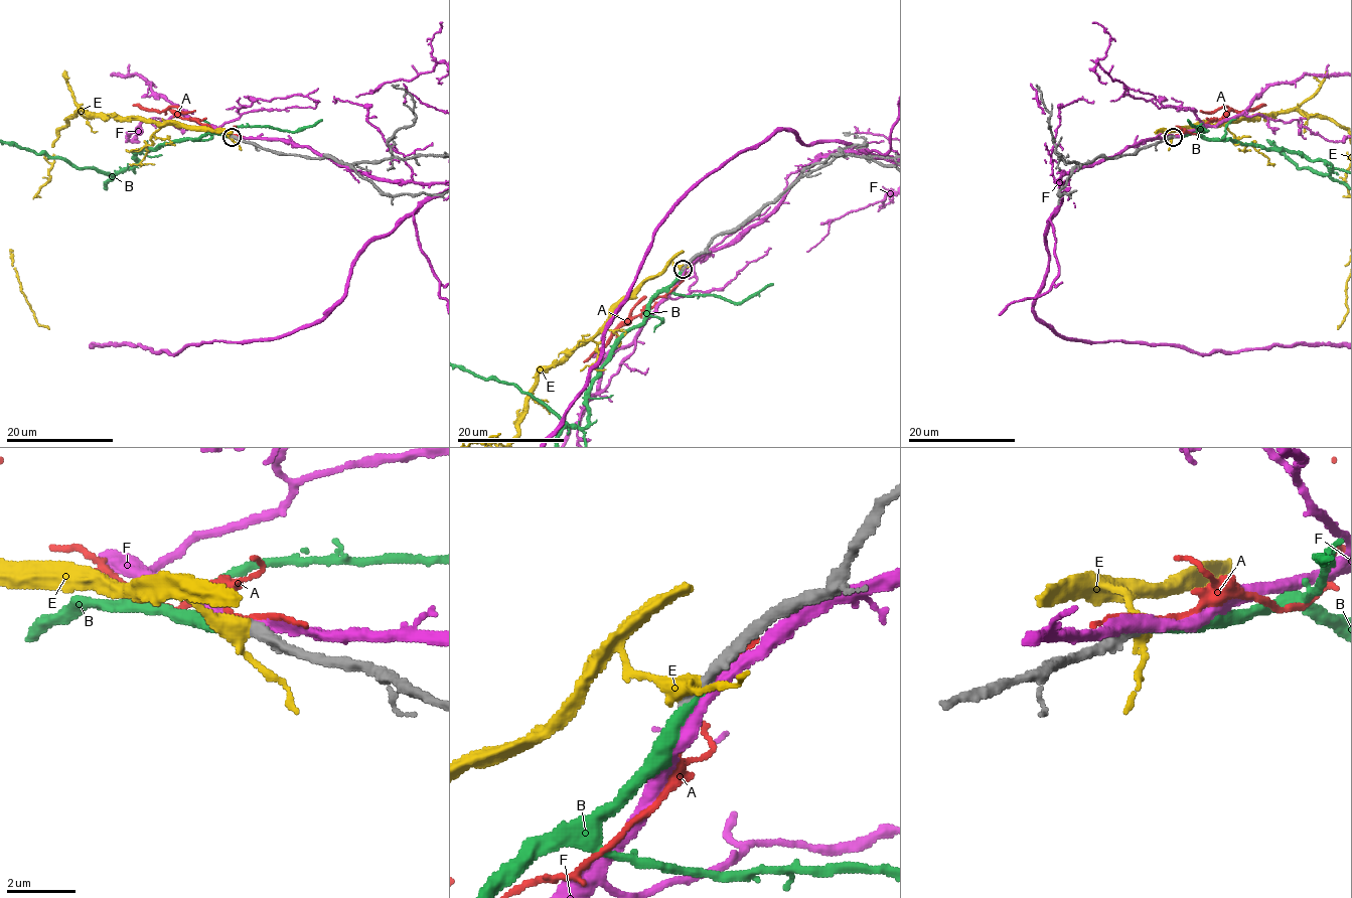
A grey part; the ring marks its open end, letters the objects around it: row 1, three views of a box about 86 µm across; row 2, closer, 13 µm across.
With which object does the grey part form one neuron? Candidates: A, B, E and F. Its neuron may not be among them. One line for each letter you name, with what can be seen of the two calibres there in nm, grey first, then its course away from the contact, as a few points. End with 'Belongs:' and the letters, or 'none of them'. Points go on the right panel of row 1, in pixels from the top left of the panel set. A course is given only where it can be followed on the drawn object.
B: calibres 360 and 240 nm
Belongs: B

